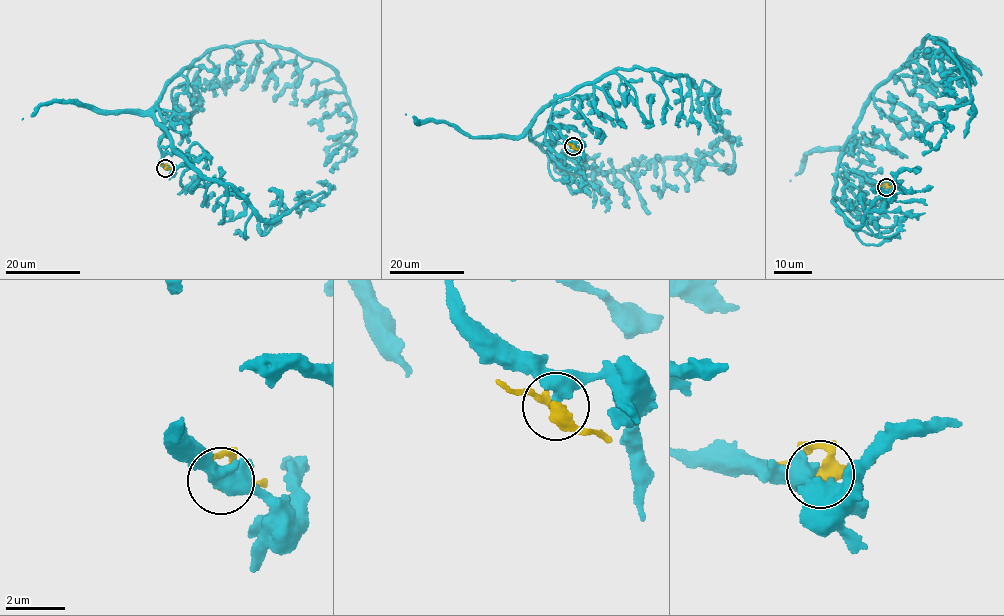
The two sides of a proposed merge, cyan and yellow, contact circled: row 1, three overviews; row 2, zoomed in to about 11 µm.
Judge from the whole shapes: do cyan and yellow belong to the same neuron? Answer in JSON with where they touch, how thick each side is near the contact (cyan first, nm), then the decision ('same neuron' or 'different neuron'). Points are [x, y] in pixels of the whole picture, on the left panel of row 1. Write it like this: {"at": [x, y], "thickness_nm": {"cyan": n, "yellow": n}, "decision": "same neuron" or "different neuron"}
{"at": [165, 168], "thickness_nm": {"cyan": 400, "yellow": 360}, "decision": "different neuron"}

